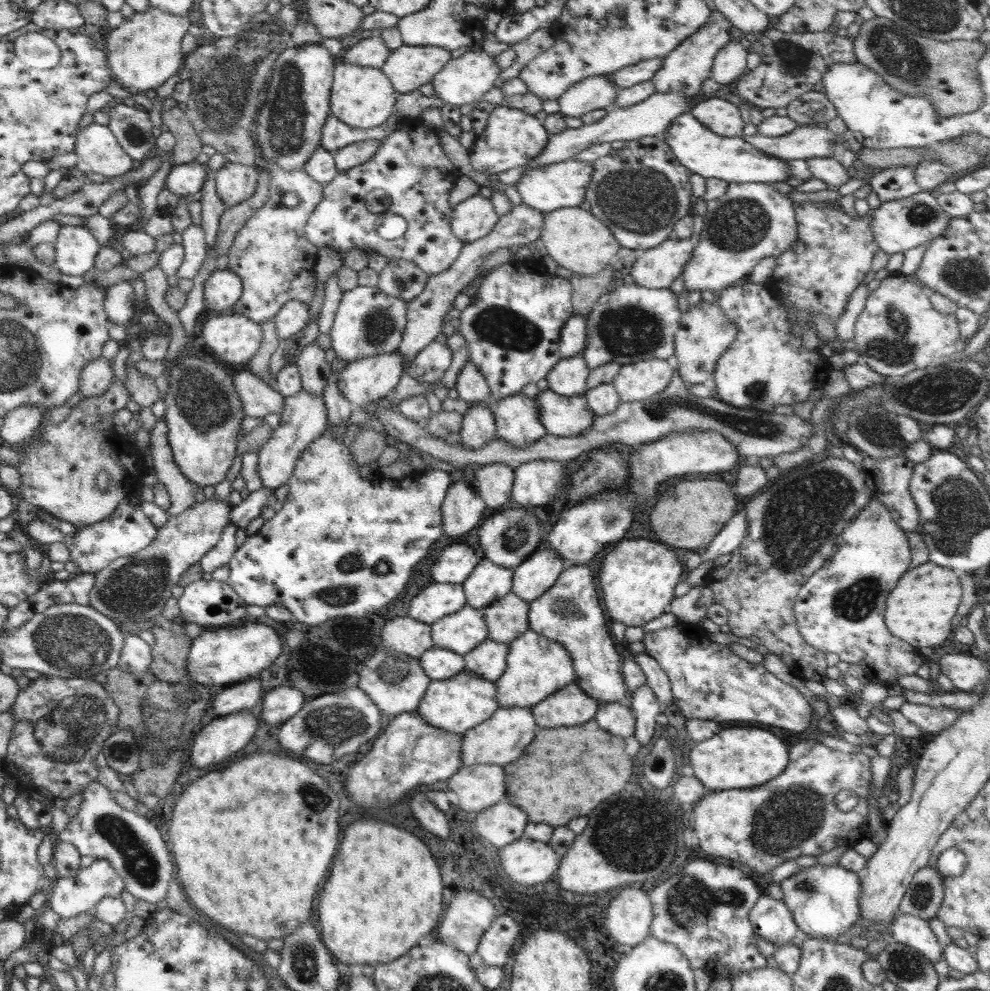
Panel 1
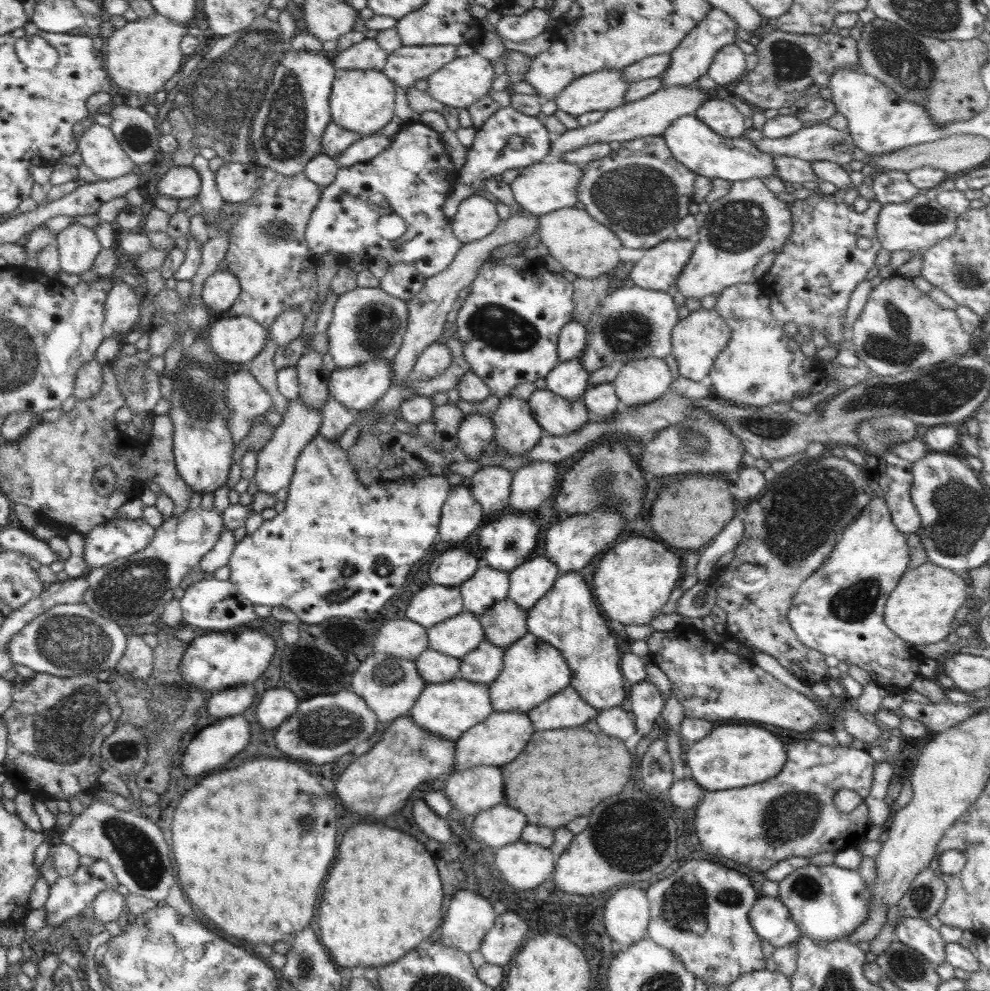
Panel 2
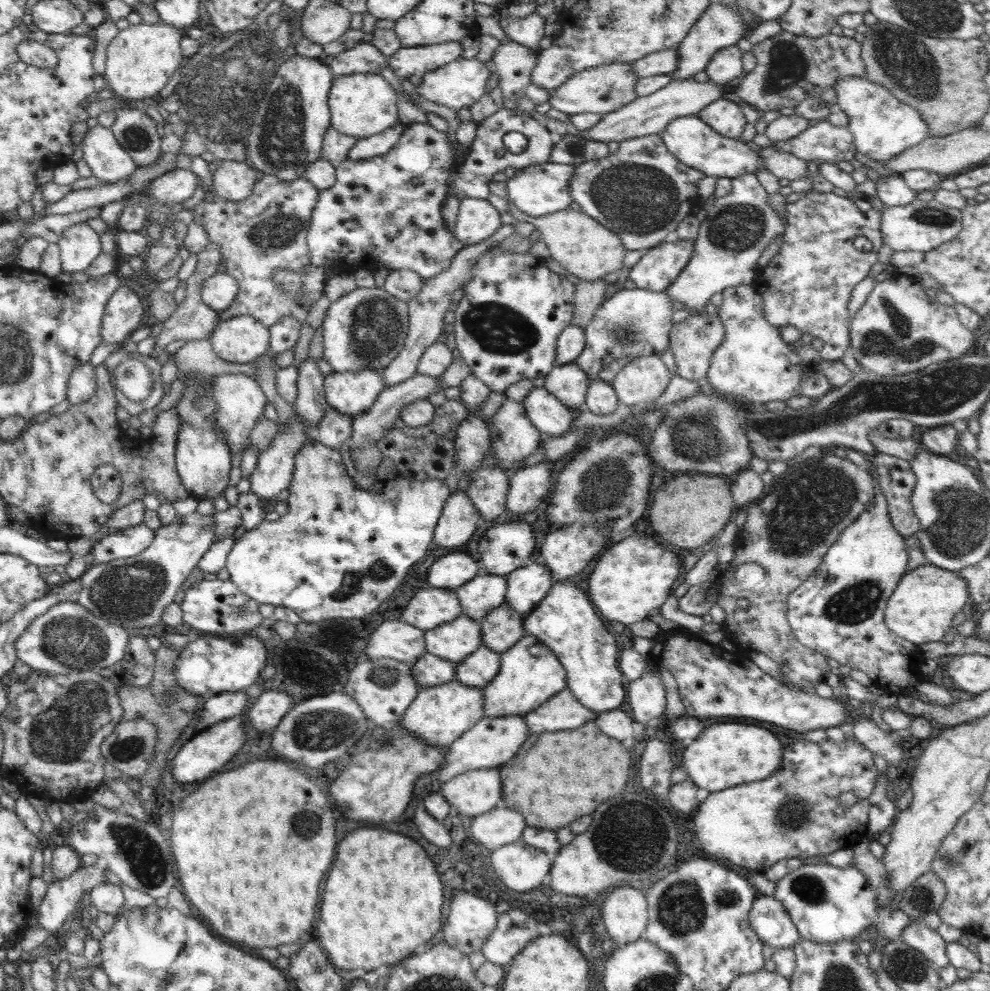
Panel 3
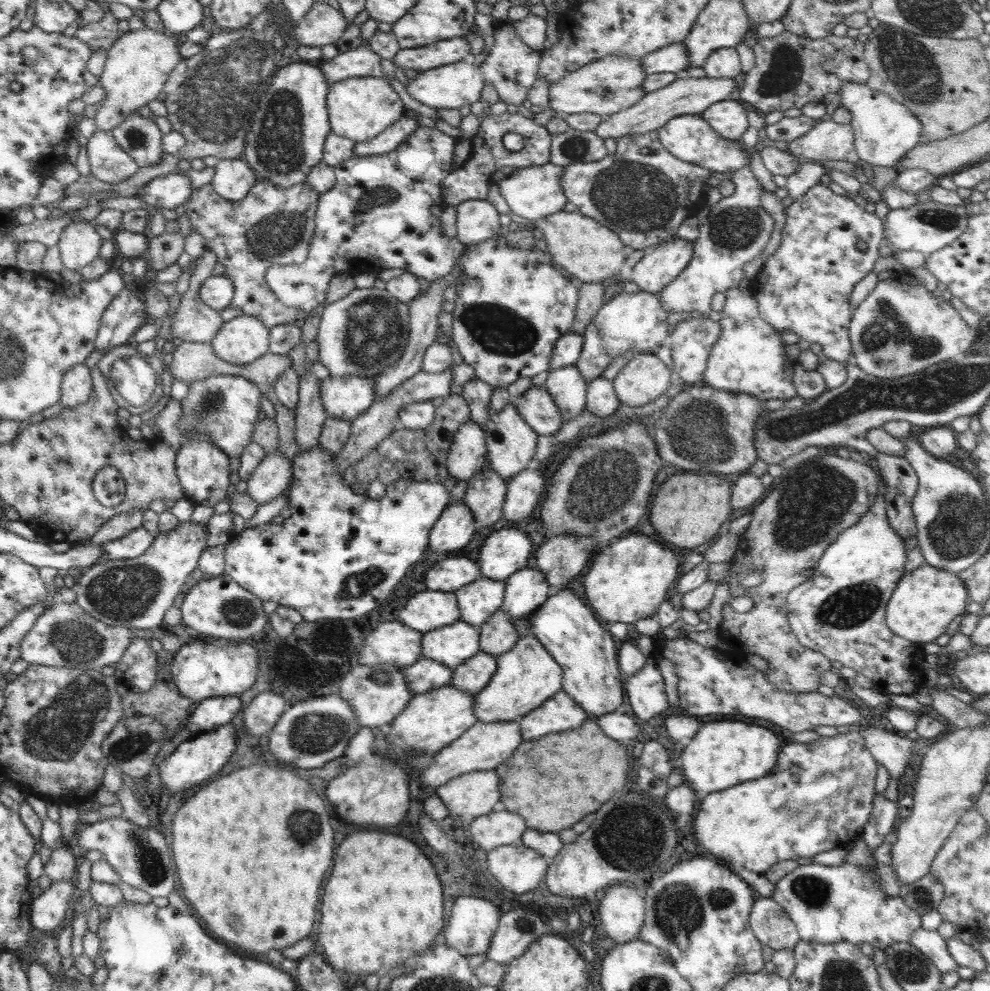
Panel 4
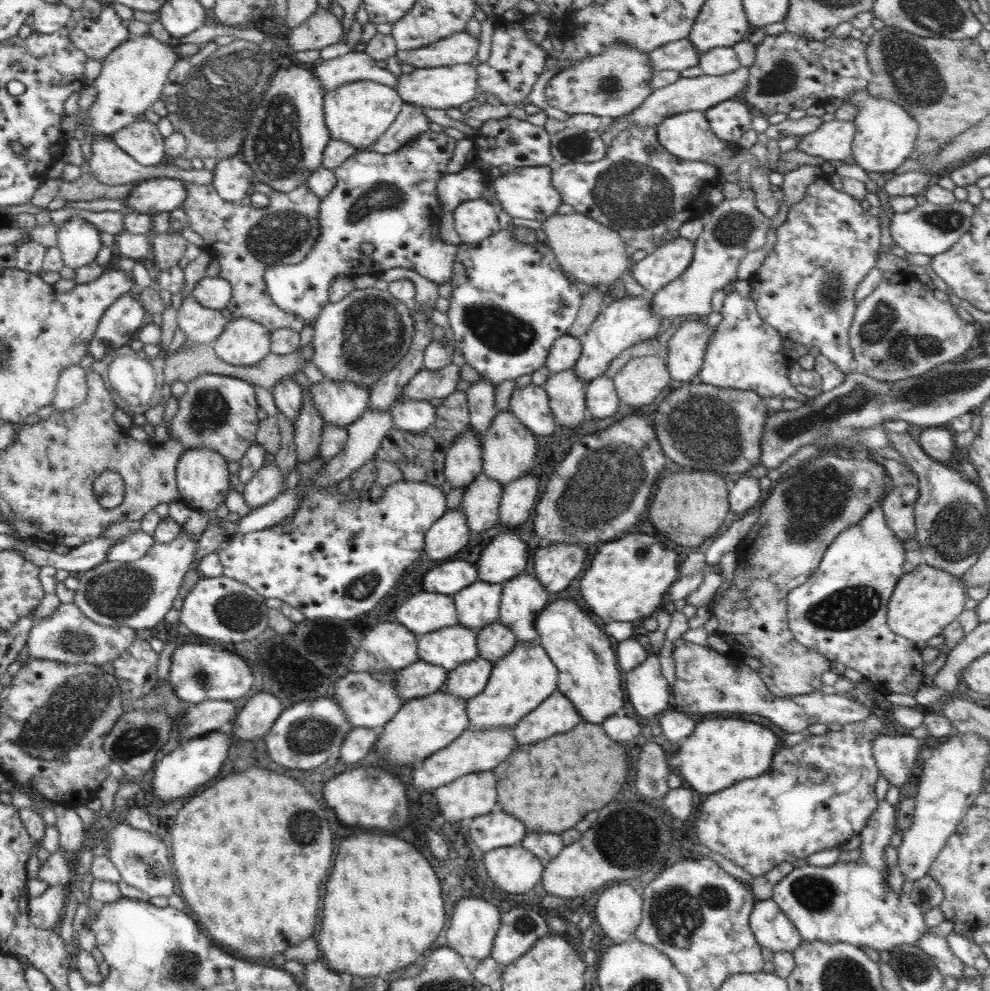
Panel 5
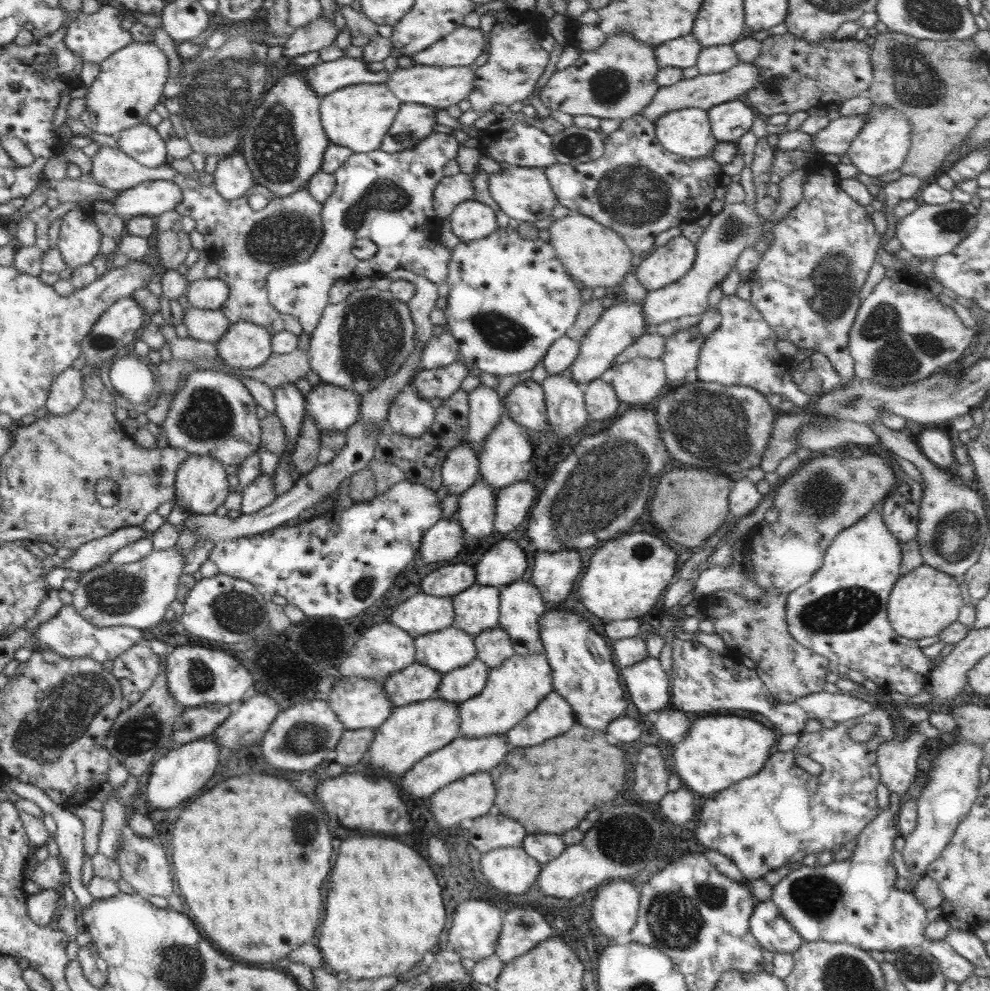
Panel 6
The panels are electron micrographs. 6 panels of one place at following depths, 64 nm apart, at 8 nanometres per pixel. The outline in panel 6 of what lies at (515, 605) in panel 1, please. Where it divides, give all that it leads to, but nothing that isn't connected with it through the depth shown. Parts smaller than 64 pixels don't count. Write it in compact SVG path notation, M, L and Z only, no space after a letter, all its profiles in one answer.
M500 627L483 630L473 637L473 641L476 659L489 669L502 664L515 653L509 634Z

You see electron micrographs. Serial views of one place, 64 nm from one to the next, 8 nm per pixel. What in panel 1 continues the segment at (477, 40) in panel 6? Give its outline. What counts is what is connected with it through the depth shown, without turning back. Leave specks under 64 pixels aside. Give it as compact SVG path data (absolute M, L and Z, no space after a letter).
M403 45L390 52L381 67L392 83L394 90L408 94L422 84L433 81L433 76L452 60L451 52L436 46Z

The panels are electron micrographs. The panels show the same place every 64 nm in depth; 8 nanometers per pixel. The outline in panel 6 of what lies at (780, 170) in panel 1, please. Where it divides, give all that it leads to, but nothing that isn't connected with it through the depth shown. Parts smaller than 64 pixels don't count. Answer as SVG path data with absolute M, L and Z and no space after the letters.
M689 106L680 110L669 110L668 113L656 119L655 136L657 141L670 152L686 158L712 157L718 144L717 138L712 136L707 110Z

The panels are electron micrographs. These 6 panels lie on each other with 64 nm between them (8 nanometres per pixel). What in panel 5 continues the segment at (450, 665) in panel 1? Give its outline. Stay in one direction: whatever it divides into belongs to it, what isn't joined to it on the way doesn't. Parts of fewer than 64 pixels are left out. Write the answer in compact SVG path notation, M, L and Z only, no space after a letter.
M419 660L400 669L395 679L395 687L404 701L435 693L445 686L447 670Z

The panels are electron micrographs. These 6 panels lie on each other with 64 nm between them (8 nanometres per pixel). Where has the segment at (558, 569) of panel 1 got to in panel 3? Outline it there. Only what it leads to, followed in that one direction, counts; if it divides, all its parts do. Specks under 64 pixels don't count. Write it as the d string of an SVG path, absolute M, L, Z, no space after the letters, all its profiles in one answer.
M528 563L513 570L507 578L505 602L520 618L531 614L555 583L551 570L542 563Z

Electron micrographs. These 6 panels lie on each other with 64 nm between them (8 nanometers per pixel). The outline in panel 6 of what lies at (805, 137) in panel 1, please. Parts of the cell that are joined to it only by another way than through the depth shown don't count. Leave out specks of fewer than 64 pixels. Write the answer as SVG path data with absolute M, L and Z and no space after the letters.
M868 114L832 120L824 130L820 130L813 136L812 144L815 150L822 156L825 154L842 156L847 152L860 130L866 126L866 118L868 118Z

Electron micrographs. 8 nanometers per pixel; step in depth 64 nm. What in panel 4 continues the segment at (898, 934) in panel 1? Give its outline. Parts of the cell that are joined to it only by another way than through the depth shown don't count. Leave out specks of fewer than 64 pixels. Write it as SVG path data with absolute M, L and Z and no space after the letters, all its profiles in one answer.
M922 927L912 932L911 936L909 944L920 950L941 974L944 972L958 972L960 965L950 955L947 940L942 938L937 931Z

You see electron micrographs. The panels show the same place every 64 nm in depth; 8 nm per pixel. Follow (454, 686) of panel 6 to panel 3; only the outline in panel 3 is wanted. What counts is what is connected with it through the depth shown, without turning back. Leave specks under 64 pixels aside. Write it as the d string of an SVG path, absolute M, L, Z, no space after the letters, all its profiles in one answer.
M482 643L455 665L455 676L463 685L483 689L500 670L500 655Z

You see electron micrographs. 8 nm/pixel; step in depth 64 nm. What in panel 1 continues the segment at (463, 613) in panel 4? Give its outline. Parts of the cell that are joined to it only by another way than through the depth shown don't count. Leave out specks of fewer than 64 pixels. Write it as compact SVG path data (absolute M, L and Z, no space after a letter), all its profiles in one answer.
M482 558L462 583L466 606L484 610L513 587L513 569L507 569Z

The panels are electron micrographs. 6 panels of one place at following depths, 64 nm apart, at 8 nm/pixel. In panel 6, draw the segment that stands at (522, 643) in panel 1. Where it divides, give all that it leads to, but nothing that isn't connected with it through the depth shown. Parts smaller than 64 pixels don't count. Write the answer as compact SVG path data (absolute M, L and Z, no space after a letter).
M514 653L502 664L489 669L485 687L479 695L459 704L460 732L467 737L506 734L532 712L540 701L554 691L552 667L544 653L528 655Z

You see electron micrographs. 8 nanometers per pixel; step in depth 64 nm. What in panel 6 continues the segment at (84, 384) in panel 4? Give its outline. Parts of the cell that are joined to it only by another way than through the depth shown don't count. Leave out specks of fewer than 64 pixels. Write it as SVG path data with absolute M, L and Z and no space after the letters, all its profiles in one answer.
M68 367L61 372L50 387L46 406L49 414L68 414L82 402L83 375L80 370Z

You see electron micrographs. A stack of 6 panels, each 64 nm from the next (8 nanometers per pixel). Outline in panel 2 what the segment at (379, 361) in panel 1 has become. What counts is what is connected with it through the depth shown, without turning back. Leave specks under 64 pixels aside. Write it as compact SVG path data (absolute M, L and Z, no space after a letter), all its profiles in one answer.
M374 359L358 366L334 369L328 381L329 394L355 413L375 407L395 382L391 361Z

